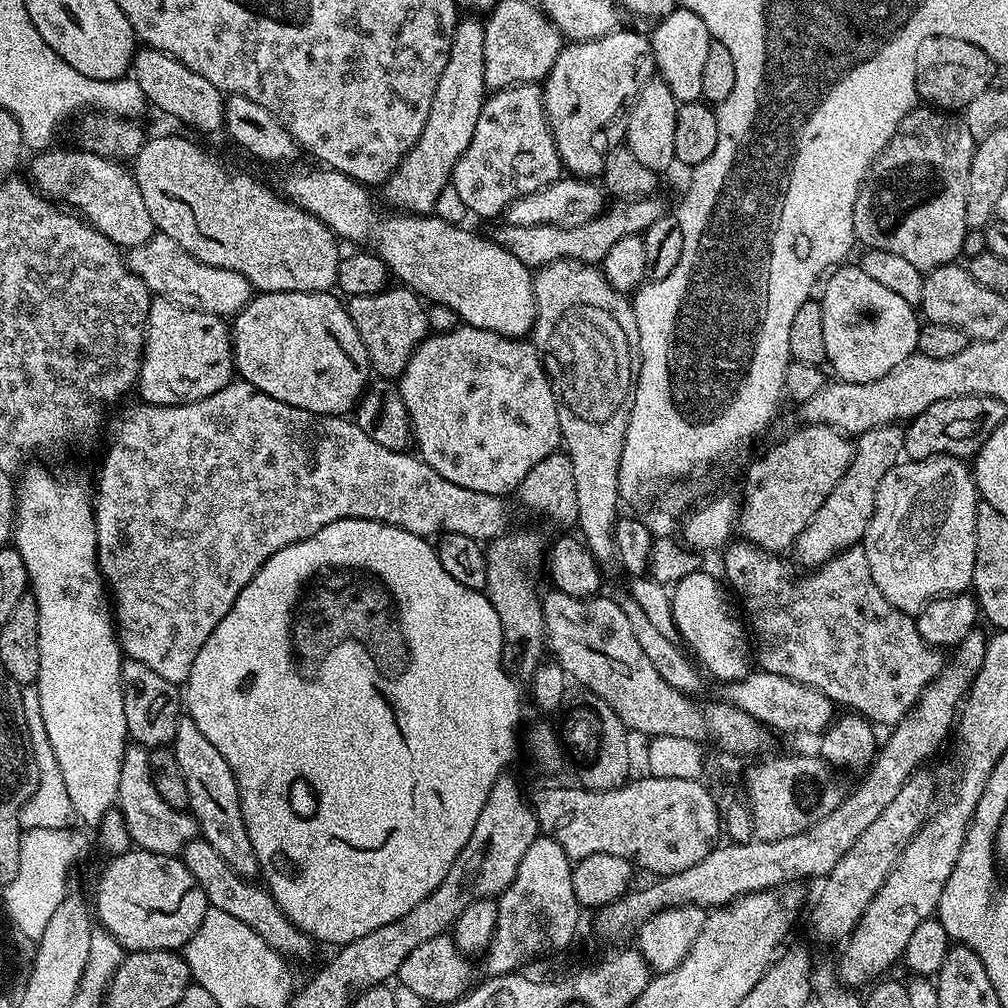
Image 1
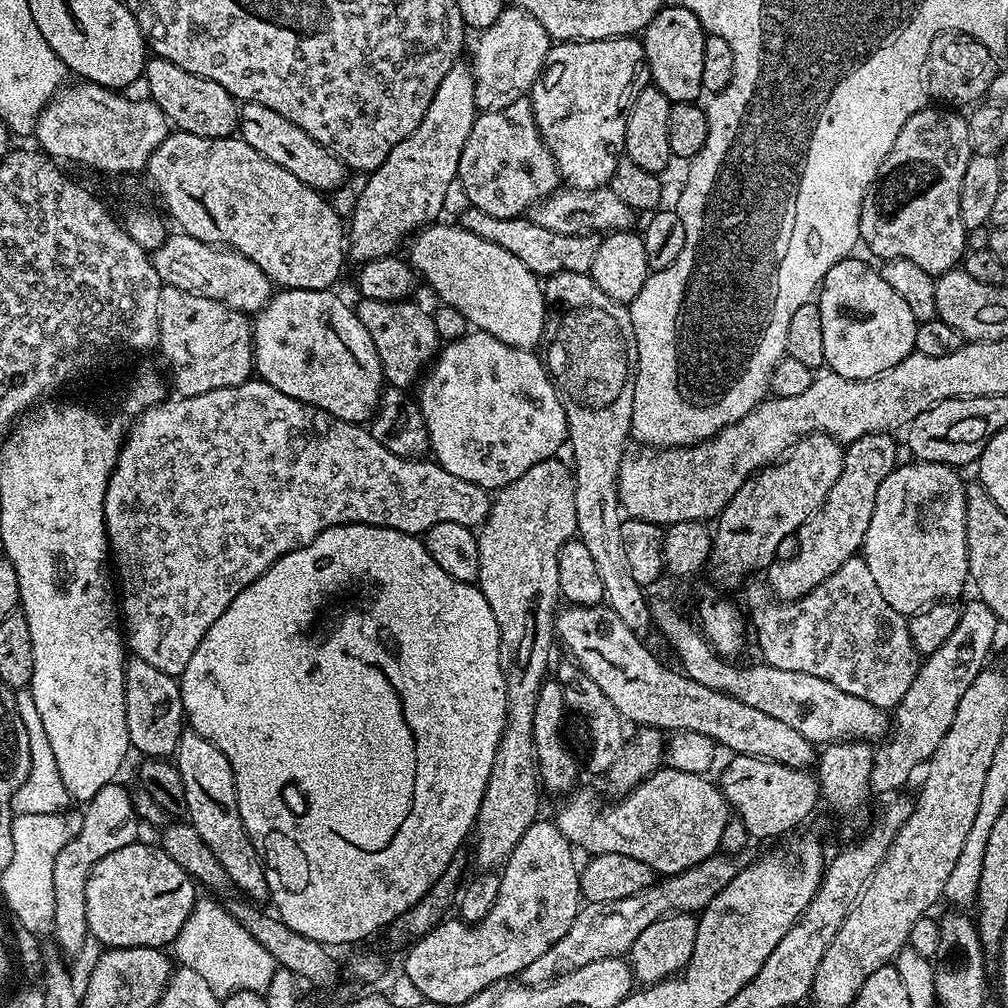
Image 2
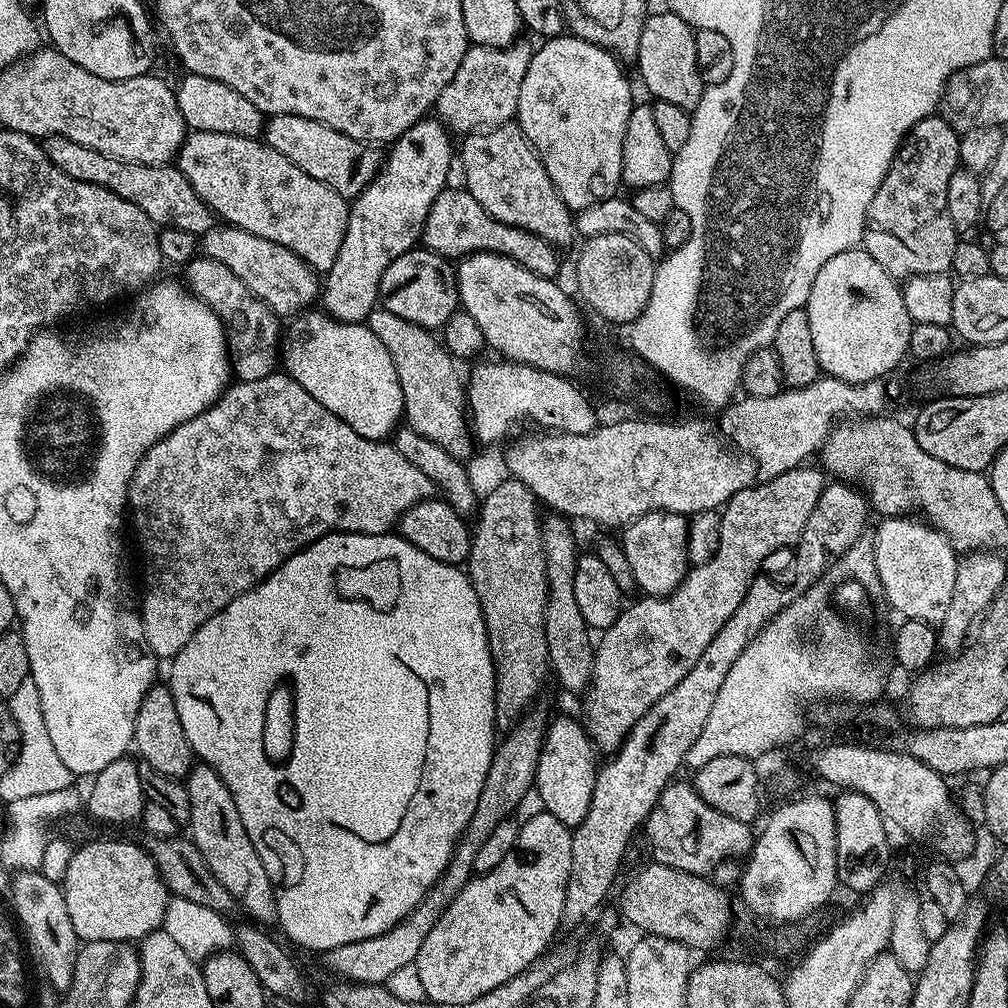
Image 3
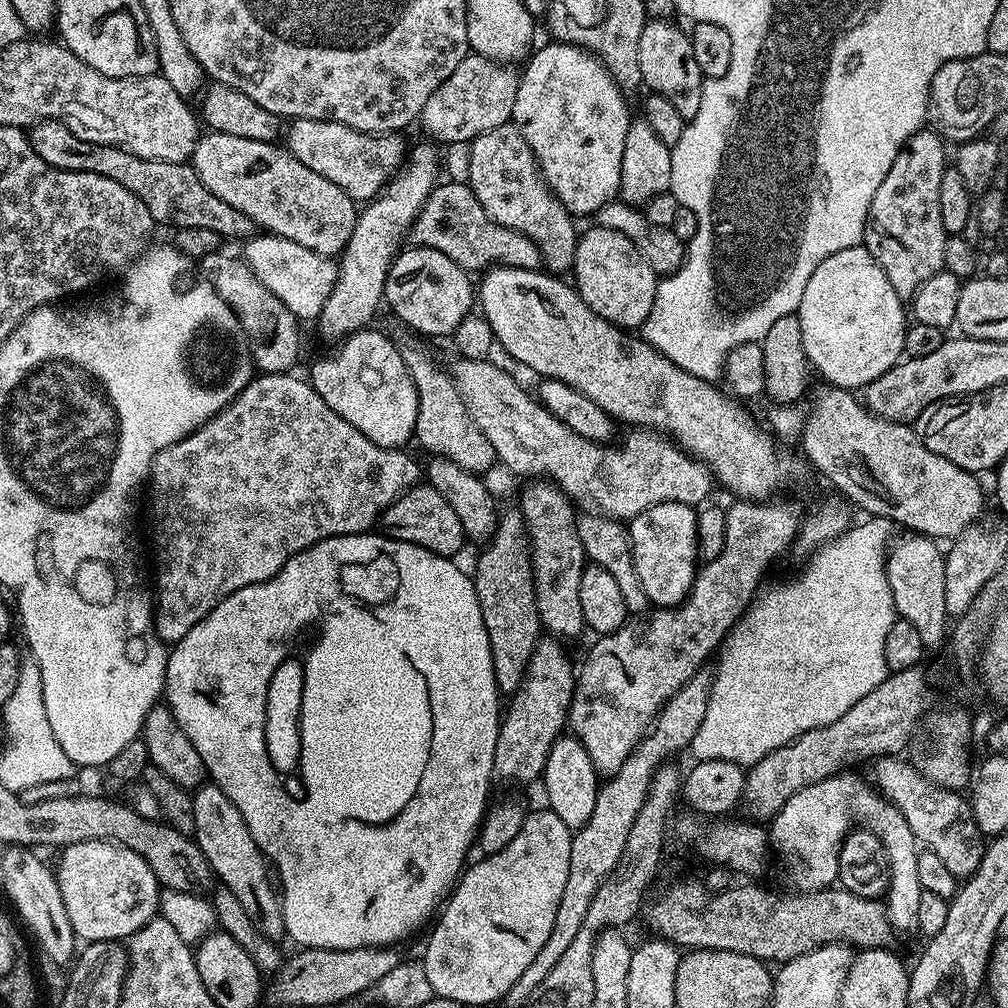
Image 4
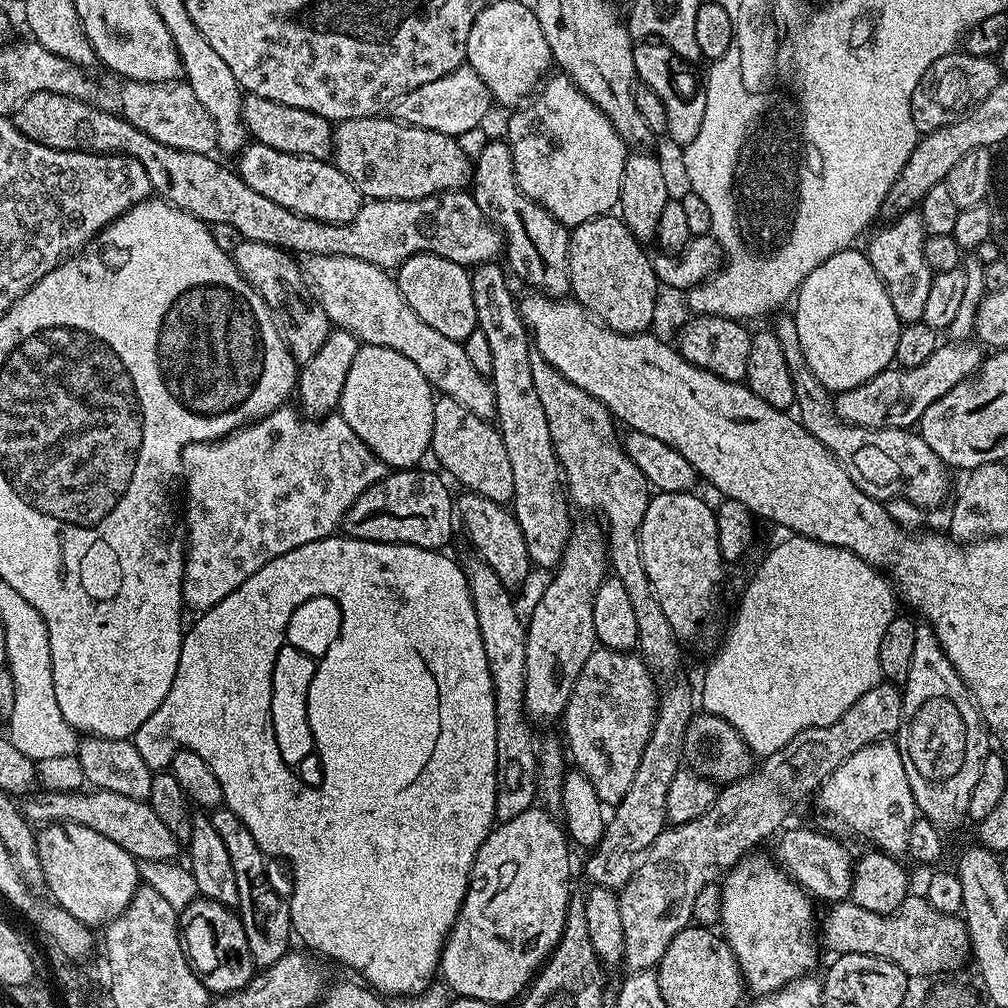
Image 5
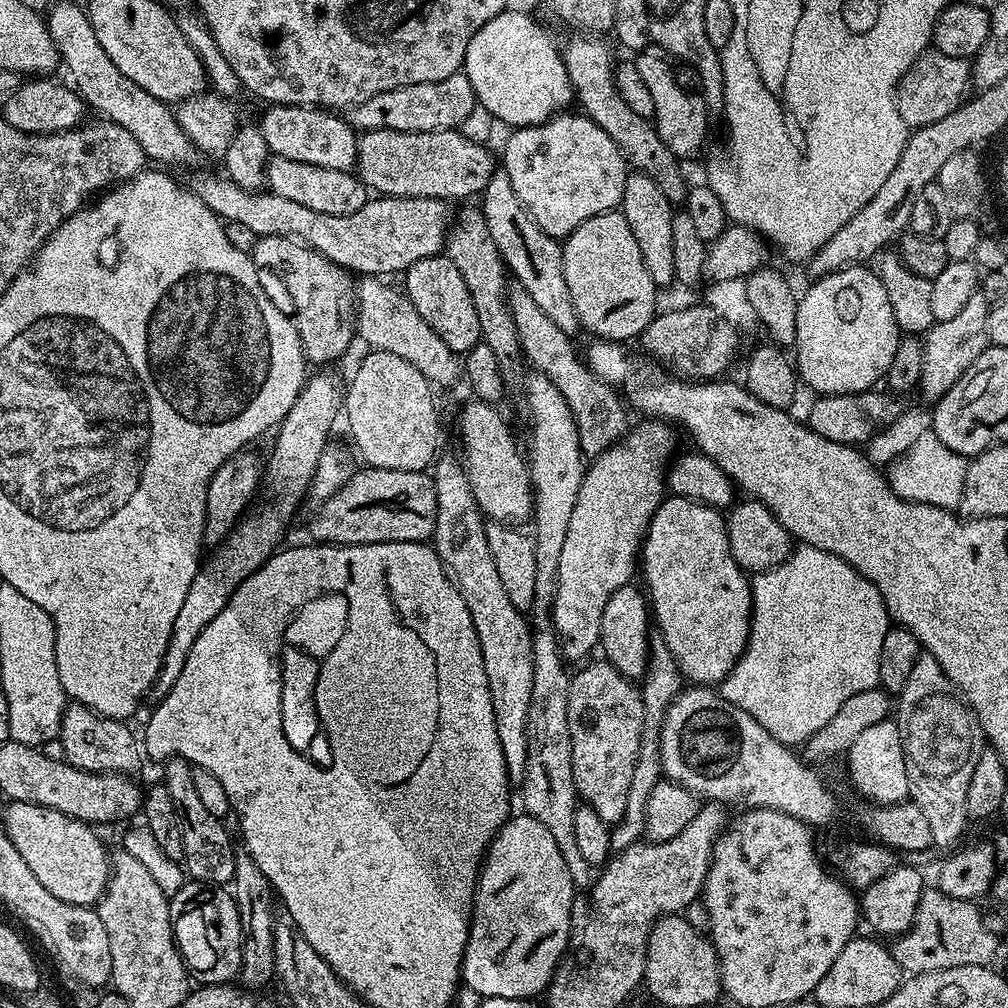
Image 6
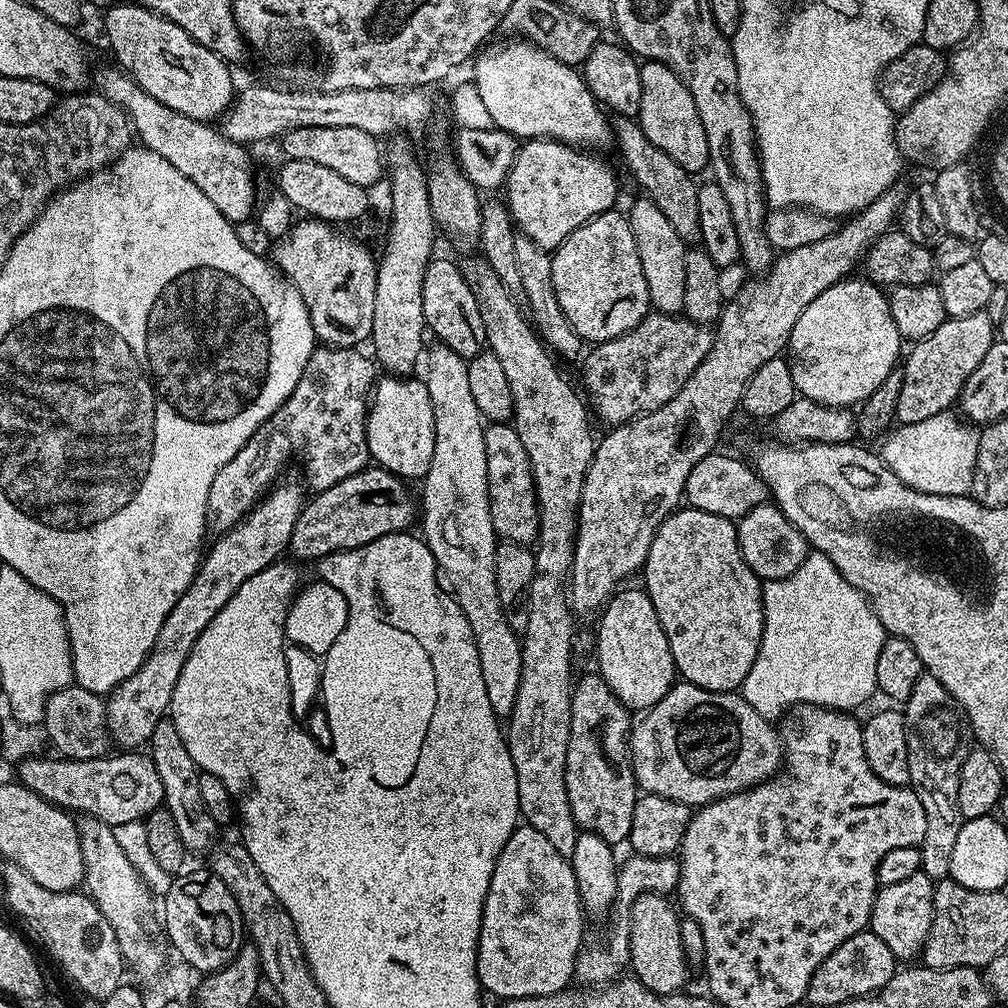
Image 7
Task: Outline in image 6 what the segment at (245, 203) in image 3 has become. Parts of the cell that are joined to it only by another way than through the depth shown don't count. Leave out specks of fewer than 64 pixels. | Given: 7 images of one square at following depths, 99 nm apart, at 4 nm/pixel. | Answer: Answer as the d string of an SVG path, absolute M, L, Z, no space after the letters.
M272 156L267 165L267 187L276 196L290 198L290 202L299 202L309 210L318 210L318 214L354 214L370 199L370 189L360 181L359 175L342 170L326 170L326 166L310 166L306 162L290 162L290 158Z

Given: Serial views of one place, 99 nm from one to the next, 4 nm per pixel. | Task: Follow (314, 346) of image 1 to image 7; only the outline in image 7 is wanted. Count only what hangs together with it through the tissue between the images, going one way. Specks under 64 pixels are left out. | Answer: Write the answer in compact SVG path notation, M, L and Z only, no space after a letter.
M391 374L377 379L370 393L366 442L369 457L384 471L408 482L419 481L426 475L430 458L434 458L434 406L423 379Z

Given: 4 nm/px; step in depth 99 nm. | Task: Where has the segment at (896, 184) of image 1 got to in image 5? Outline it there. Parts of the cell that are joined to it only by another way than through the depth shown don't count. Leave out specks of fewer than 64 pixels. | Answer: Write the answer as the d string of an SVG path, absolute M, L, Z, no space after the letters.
M913 210L903 212L883 226L885 228L871 233L872 241L869 242L868 248L866 247L868 261L870 266L874 266L874 274L878 274L882 286L886 286L886 294L890 294L890 306L894 306L894 314L898 314L901 325L921 323L934 275L924 253L924 223L919 211Z

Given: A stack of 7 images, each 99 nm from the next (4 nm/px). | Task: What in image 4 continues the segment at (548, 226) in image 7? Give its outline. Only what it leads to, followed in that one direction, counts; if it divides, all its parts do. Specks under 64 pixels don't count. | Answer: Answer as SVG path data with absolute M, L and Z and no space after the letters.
M551 42L545 48L537 47L523 65L516 87L511 123L526 138L536 159L540 175L544 177L553 196L557 196L573 217L591 217L602 206L613 203L620 190L622 150L630 123L625 97L612 76L591 53L574 44Z

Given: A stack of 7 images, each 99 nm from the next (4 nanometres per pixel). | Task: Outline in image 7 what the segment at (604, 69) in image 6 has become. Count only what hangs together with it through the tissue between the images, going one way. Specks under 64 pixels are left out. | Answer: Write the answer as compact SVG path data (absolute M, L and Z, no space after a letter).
M616 116L612 124L614 148L620 151L620 158L628 167L630 175L636 179L639 191L648 196L664 217L674 225L674 230L686 242L696 242L700 239L698 226L698 184L693 173L682 170L670 154L658 150L650 138L642 130L642 126L630 116Z

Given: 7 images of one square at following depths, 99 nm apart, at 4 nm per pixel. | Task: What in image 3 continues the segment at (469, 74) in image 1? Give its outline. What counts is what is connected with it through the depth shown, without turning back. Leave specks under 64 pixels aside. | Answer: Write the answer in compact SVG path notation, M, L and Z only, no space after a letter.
M425 118L419 120L413 128L406 130L394 143L387 149L388 157L383 157L382 163L379 165L376 177L368 183L351 201L348 209L348 225L346 226L346 234L342 238L342 246L338 250L338 258L334 258L334 266L326 274L328 280L324 284L324 304L323 307L327 309L331 315L338 320L345 320L348 324L358 324L367 321L368 316L373 308L377 307L378 297L380 295L380 279L386 270L386 266L390 266L390 262L394 262L394 258L398 258L402 254L406 254L410 249L417 247L421 243L424 235L424 223L432 210L432 204L438 198L440 192L444 191L447 182L447 171L454 166L454 144L452 148L452 140L448 137L450 135L449 129L444 129L438 121L433 118Z

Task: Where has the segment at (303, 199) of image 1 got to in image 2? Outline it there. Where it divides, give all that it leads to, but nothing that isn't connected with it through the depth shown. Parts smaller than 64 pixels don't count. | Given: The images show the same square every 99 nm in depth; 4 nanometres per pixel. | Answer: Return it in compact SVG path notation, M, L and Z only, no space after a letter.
M436 222L425 227L411 241L410 255L411 263L423 277L425 274L432 282L433 290L440 295L439 303L462 310L473 329L493 335L512 347L535 349L535 344L546 336L546 301L541 281L526 270L510 250L502 250L502 246L494 246L494 242L478 238L478 234L470 234L459 226L451 228L444 223Z

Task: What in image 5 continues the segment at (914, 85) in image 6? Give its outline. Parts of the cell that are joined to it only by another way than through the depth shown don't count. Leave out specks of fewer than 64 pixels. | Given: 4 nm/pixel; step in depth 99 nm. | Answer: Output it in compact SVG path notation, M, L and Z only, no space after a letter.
M965 50L947 52L932 63L930 70L926 70L922 82L918 82L912 95L910 110L917 133L933 132L942 126L950 126L983 102L997 88L1001 79L1002 69L993 57L972 56Z

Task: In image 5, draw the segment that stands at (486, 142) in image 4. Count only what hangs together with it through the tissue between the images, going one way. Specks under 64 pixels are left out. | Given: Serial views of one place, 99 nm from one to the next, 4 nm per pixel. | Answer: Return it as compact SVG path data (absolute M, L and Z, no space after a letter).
M489 139L488 145L474 159L470 191L472 197L478 202L478 210L482 210L482 214L486 219L492 221L500 229L501 234L504 235L504 252L506 253L506 260L508 256L509 265L507 264L507 267L510 272L510 267L512 267L513 273L511 272L511 275L513 277L515 277L514 275L521 276L532 287L529 289L535 290L537 293L557 298L567 297L572 290L570 262L568 261L570 258L569 229L565 225L559 224L541 204L534 203L530 198L526 198L526 194L522 194L514 174L514 158L507 139Z

